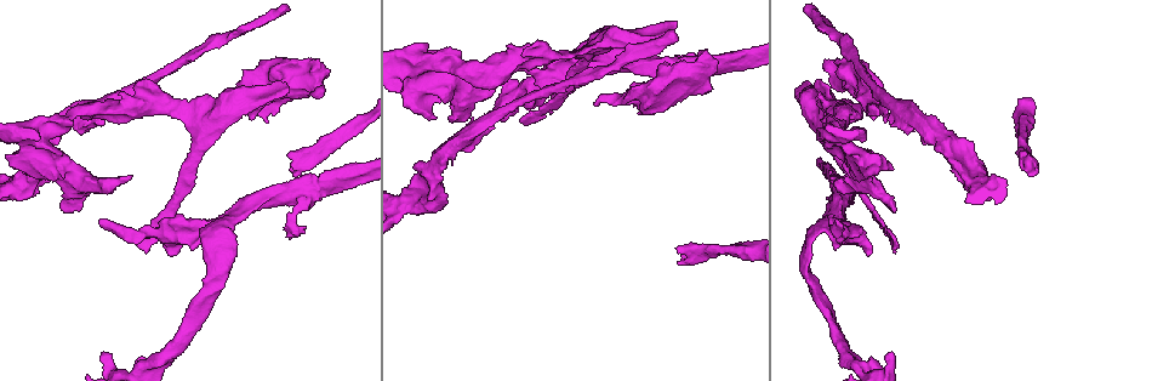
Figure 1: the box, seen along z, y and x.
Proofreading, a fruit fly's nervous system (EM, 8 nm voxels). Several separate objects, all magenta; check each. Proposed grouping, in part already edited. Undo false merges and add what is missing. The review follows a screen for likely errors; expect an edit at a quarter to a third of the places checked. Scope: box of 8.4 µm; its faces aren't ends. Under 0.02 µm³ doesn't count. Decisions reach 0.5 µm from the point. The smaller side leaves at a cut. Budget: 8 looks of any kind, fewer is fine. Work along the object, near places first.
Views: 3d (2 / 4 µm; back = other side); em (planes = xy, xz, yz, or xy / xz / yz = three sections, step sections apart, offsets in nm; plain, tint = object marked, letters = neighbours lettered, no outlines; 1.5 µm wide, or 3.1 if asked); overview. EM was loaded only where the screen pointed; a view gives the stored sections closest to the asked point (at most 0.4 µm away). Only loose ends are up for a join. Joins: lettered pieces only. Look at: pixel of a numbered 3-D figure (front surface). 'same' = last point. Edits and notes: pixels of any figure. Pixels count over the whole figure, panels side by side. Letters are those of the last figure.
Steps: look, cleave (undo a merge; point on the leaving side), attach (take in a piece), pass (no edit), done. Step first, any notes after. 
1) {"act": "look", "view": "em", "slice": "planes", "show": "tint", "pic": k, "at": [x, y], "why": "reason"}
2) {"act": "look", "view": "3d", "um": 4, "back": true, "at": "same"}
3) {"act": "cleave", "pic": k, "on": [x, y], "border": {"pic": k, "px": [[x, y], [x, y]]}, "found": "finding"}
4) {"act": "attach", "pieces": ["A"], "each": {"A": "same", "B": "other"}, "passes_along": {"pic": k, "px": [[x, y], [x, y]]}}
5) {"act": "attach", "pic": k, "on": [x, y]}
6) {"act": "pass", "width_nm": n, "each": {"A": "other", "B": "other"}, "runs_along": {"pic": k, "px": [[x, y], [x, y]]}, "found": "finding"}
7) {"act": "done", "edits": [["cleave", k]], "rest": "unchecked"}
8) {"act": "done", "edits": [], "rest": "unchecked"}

{"act": "look", "view": "em", "slice": "xy", "step": 4, "show": "tint", "pic": 1, "at": [588, 52], "why": "a narrow waist"}

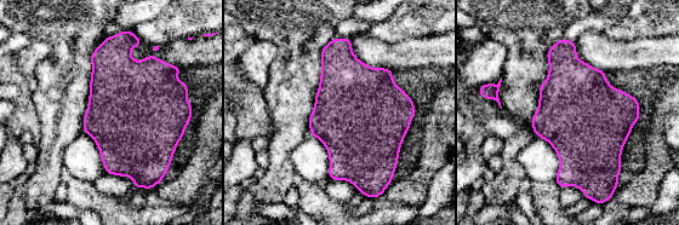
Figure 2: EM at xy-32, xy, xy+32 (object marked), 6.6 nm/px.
{"act": "look", "view": "em", "slice": "planes", "show": "tint", "at": "same"}

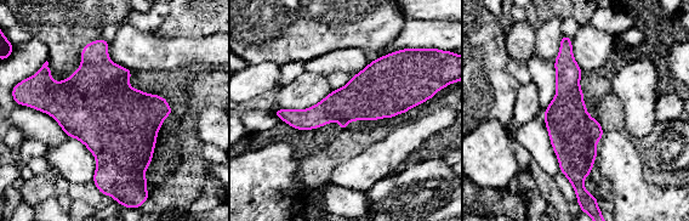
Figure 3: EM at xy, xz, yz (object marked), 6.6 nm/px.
{"act": "look", "view": "em", "slice": "planes", "show": "letters", "at": "same", "why": "what lies round it"}

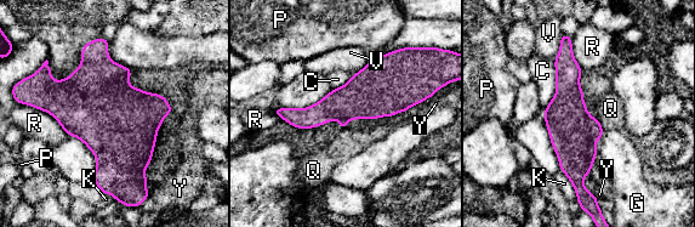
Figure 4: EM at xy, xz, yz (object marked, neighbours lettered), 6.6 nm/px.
{"act": "pass", "width_nm": 300, "each": {"C": "other", "G": "other", "K": "other", "P": "other", "Q": "other", "R": "other", "V": "other", "Y": "other"}, "runs_along": {"pic": 4, "px": [[564, 39], [576, 182]]}, "found": "one neuron here"}

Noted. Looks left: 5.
{"act": "look", "view": "3d", "um": 4, "pic": 1, "at": [78, 177], "why": "a fork"}

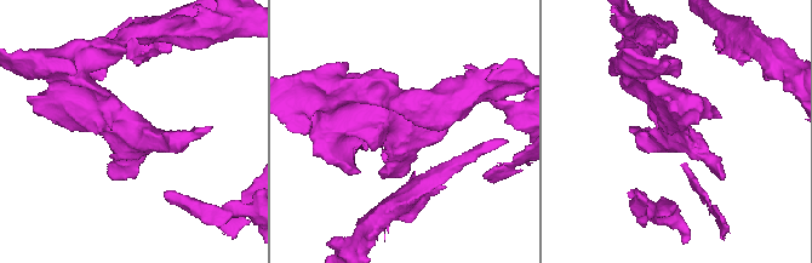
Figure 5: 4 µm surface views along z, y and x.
{"act": "look", "view": "em", "slice": "planes", "show": "letters", "pic": 5, "at": [404, 125], "arms": 3, "arm_widths_nm": [220, 300, 480]}

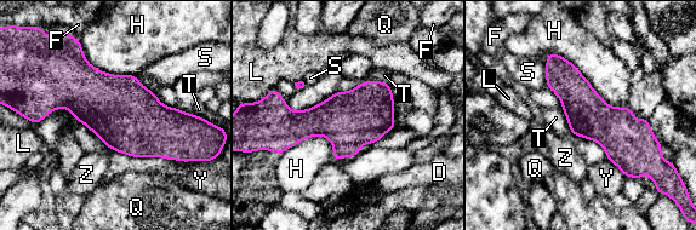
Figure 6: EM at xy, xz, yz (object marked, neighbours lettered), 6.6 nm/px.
{"act": "pass", "longest_contact_nm": ["H", 600], "each": {"D": "other", "F": "other", "H": "other", "L": "other", "Q": "other", "S": "other", "T": "other", "Y": "other", "Z": "other"}, "border": {"pic": 6, "px": [[106, 144], [112, 149]]}, "found": "all the same neuron"}

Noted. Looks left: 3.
{"act": "look", "view": "3d", "um": 4, "back": true, "pic": 1, "at": [679, 248]}

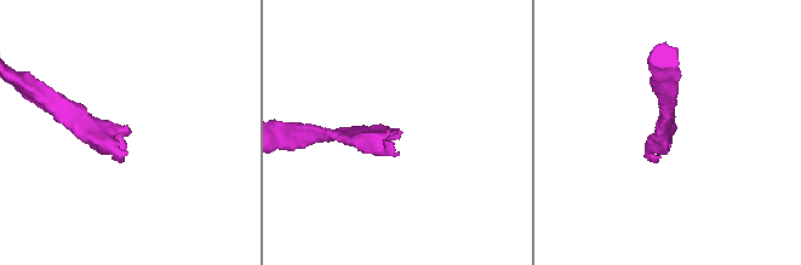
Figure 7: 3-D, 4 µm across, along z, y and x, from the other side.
{"act": "look", "view": "em", "slice": "xy", "step": 4, "show": "letters", "pic": 7, "at": [123, 146]}

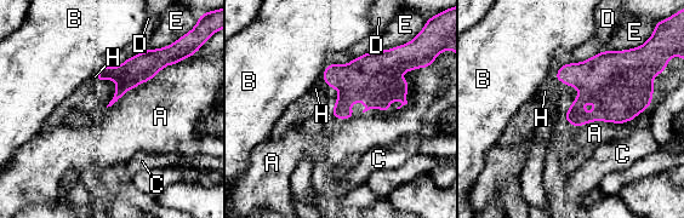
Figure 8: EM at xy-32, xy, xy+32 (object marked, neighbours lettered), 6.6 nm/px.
{"act": "look", "view": "em", "slice": "planes", "show": "letters", "at": "same"}

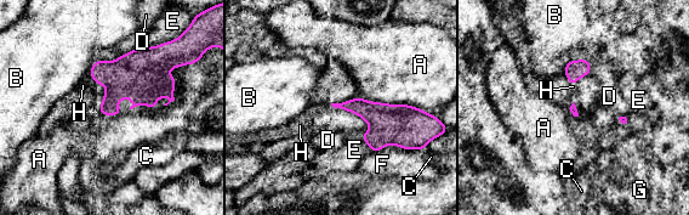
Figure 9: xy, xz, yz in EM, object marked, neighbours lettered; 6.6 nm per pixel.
{"act": "attach", "pieces": ["H"], "longest_contact_nm": ["A", 300], "each": {"A": "other", "B": "other", "C": "other", "D": "other", "E": "other", "F": "other", "G": "other", "H": "same"}, "found": "it goes on there"}

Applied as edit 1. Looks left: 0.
{"act": "done", "edits": [["attach", 9]], "rest": "unchecked"}

